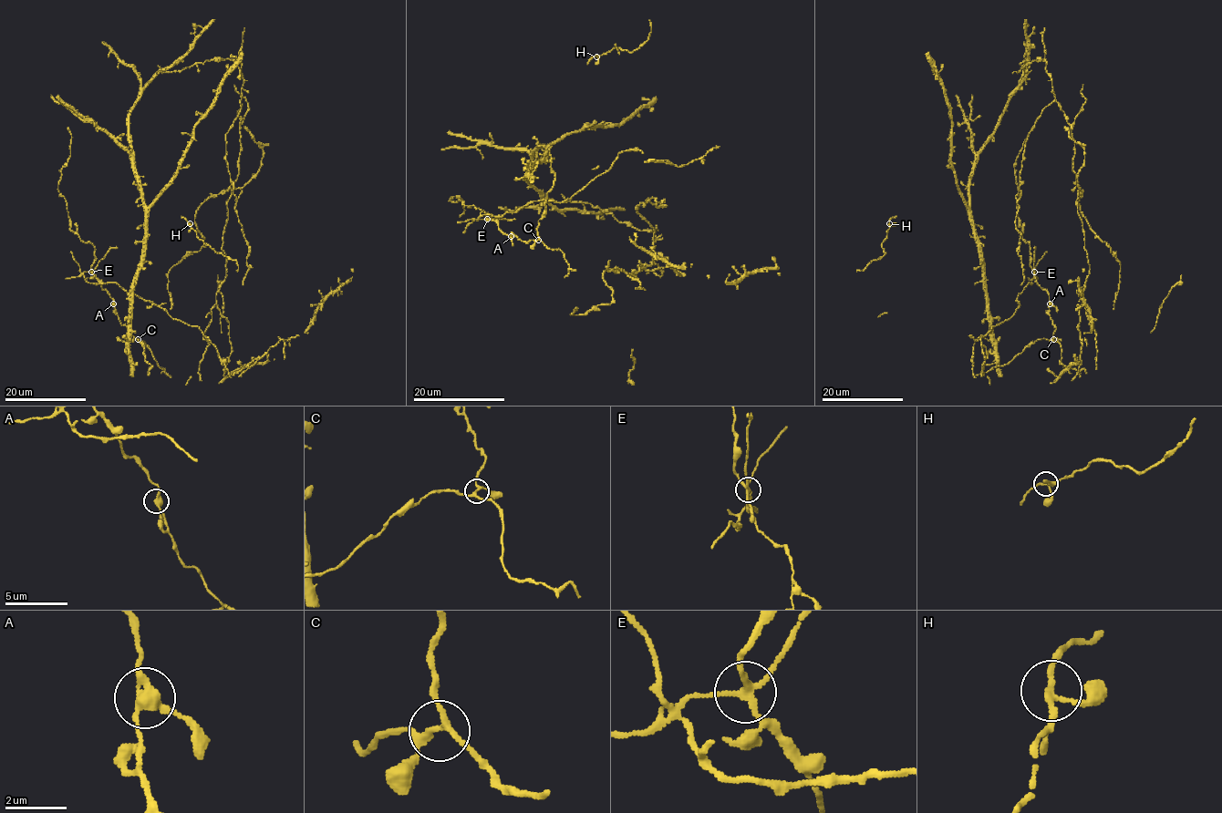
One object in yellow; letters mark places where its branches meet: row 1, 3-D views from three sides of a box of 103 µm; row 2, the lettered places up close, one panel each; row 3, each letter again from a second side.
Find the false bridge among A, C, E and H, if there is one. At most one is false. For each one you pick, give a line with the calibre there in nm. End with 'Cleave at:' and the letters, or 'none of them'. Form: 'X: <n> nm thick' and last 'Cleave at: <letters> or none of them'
E: 200 nm thick
Cleave at: E

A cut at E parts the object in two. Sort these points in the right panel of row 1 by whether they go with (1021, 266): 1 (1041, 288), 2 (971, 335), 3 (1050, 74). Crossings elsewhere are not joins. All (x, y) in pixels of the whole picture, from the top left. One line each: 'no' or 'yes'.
1: no
2: yes
3: yes

